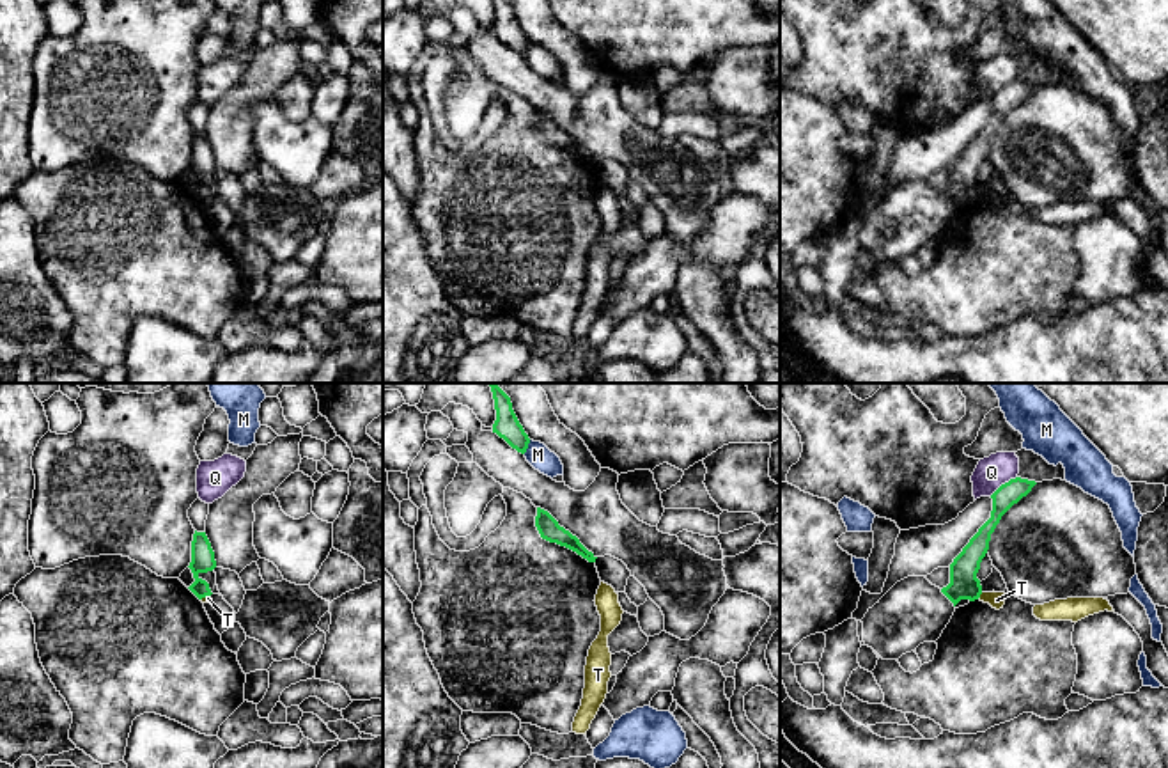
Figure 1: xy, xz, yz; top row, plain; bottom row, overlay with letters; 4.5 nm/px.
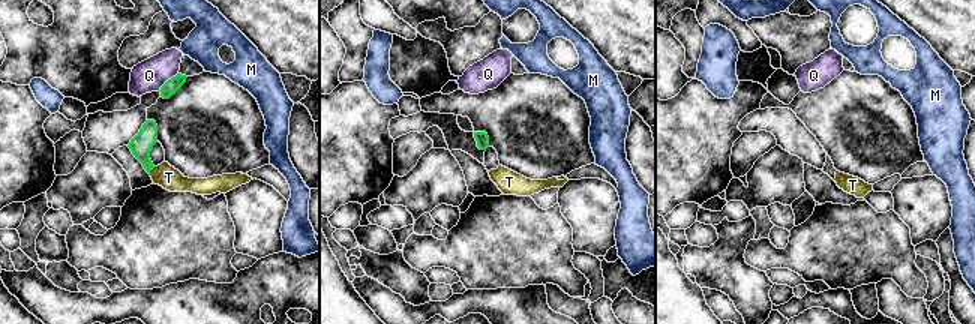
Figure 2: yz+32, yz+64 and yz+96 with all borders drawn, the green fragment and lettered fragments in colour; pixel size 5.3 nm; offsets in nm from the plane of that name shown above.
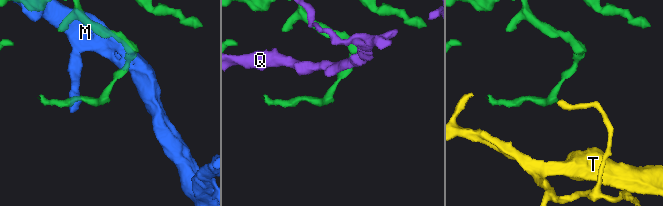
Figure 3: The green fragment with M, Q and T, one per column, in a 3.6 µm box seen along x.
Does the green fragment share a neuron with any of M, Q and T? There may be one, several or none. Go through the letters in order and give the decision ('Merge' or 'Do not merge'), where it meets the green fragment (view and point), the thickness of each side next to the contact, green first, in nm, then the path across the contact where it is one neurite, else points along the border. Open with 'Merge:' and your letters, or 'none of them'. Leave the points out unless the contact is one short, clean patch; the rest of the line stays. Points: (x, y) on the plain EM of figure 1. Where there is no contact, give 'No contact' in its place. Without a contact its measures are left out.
Merge: none of them
M: Do not merge. Touches green at xz (527, 50). Thickness 120 nm (green) against 110 nm
Q: Do not merge. Touches green at yz (1002, 87). Thickness 110 nm (green) against 150 nm
T: Do not merge. Touches green at yz (979, 199). Thickness 130 nm (green) against 80 nm. Boundary: yz (982, 195), (977, 201)

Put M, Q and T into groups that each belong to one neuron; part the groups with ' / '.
M / Q / T

